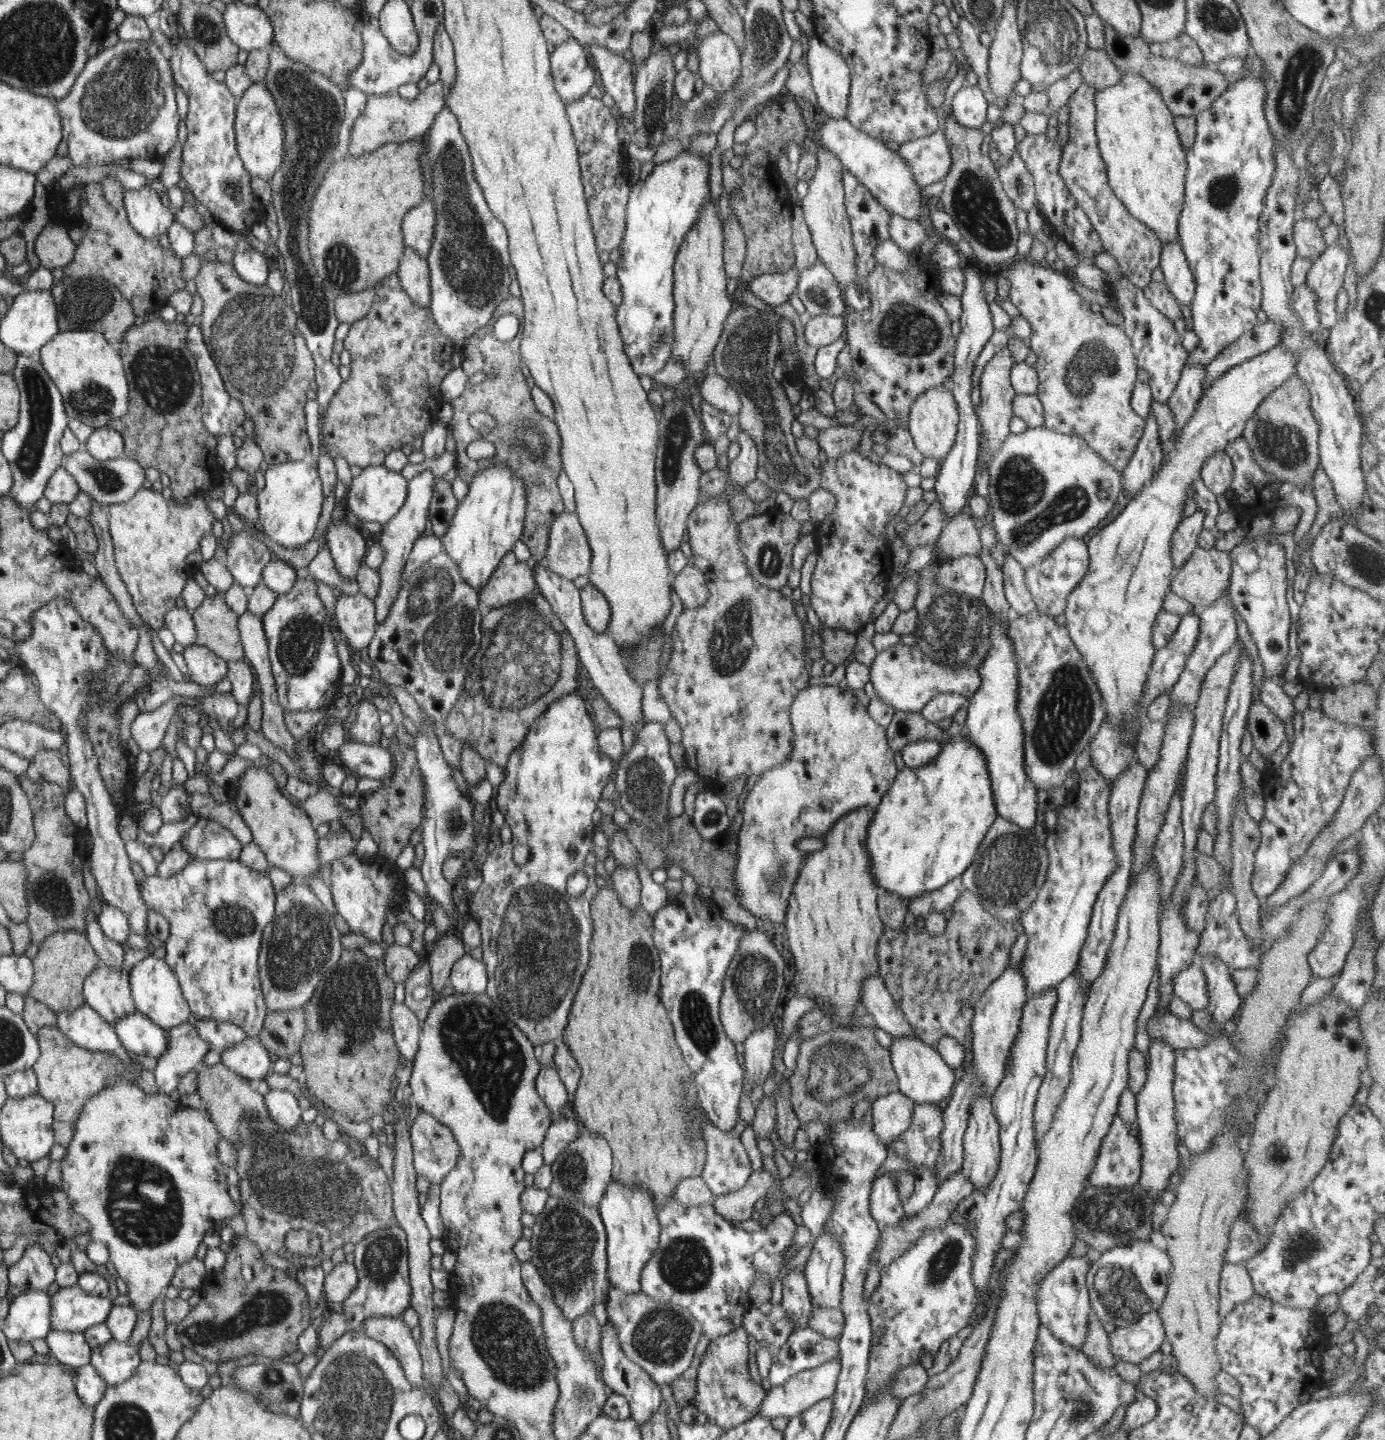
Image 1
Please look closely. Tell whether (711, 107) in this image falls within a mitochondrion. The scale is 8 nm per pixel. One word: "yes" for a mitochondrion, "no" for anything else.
yes

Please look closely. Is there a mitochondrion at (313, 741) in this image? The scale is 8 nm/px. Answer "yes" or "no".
no

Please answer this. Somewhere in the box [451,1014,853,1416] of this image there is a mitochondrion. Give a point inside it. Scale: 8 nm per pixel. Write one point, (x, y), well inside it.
(503, 1338)

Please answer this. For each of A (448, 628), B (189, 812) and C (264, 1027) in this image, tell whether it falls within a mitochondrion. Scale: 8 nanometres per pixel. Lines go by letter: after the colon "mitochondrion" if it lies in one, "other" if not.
A: mitochondrion
B: other
C: other

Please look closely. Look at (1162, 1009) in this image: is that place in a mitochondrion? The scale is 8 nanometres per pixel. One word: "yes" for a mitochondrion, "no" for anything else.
no

